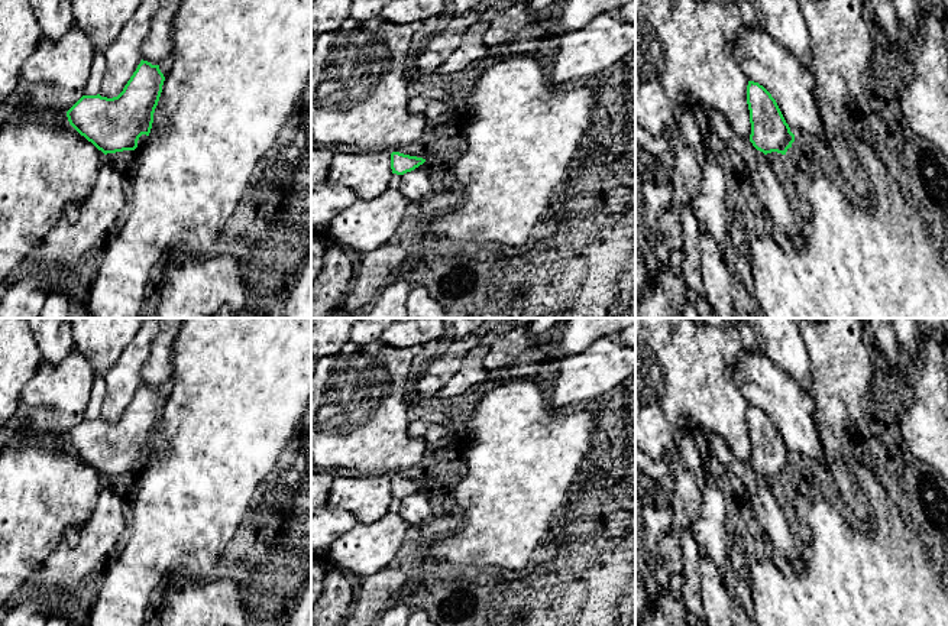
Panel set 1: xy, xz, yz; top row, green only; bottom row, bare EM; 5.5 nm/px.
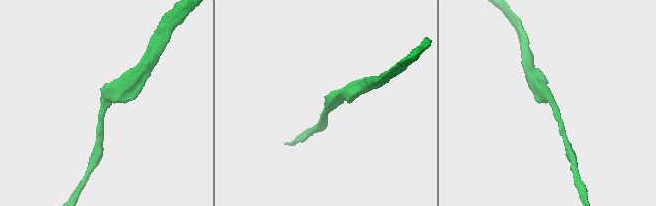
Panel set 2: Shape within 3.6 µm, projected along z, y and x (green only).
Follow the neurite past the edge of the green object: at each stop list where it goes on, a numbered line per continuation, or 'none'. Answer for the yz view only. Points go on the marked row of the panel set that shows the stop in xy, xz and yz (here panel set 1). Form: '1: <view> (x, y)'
none

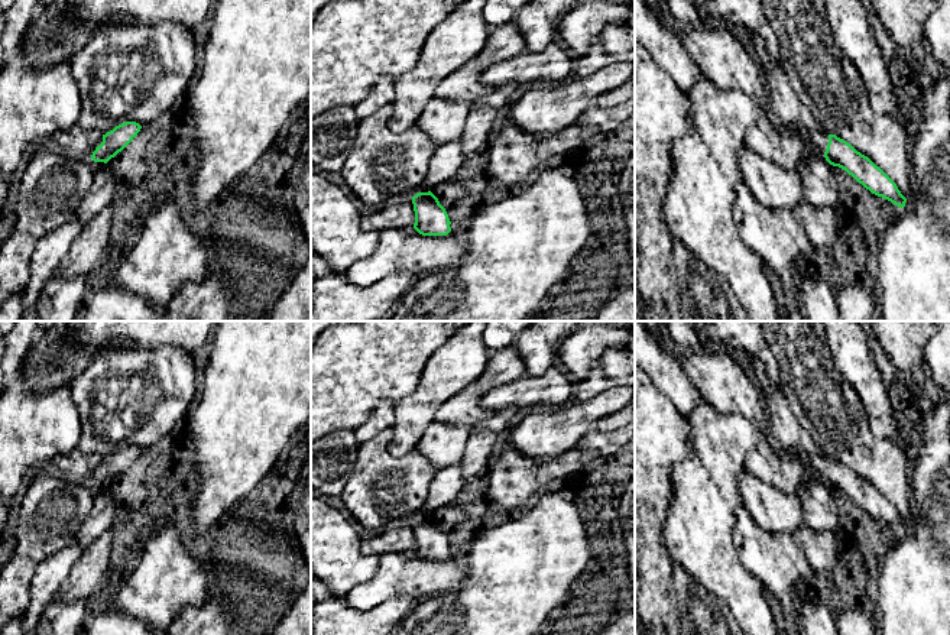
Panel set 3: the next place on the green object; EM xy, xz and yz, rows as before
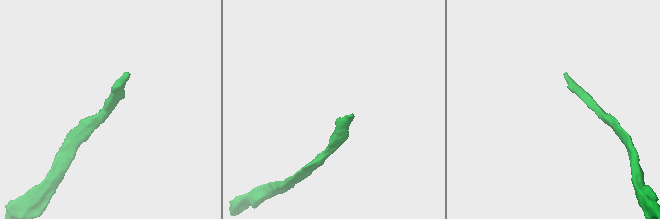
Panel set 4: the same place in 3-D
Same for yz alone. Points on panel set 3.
1: yz (819, 139)

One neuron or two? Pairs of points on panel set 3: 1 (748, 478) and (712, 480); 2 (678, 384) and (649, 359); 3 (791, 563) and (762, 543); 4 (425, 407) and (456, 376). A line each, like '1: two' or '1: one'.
1: two
2: one
3: one
4: one

